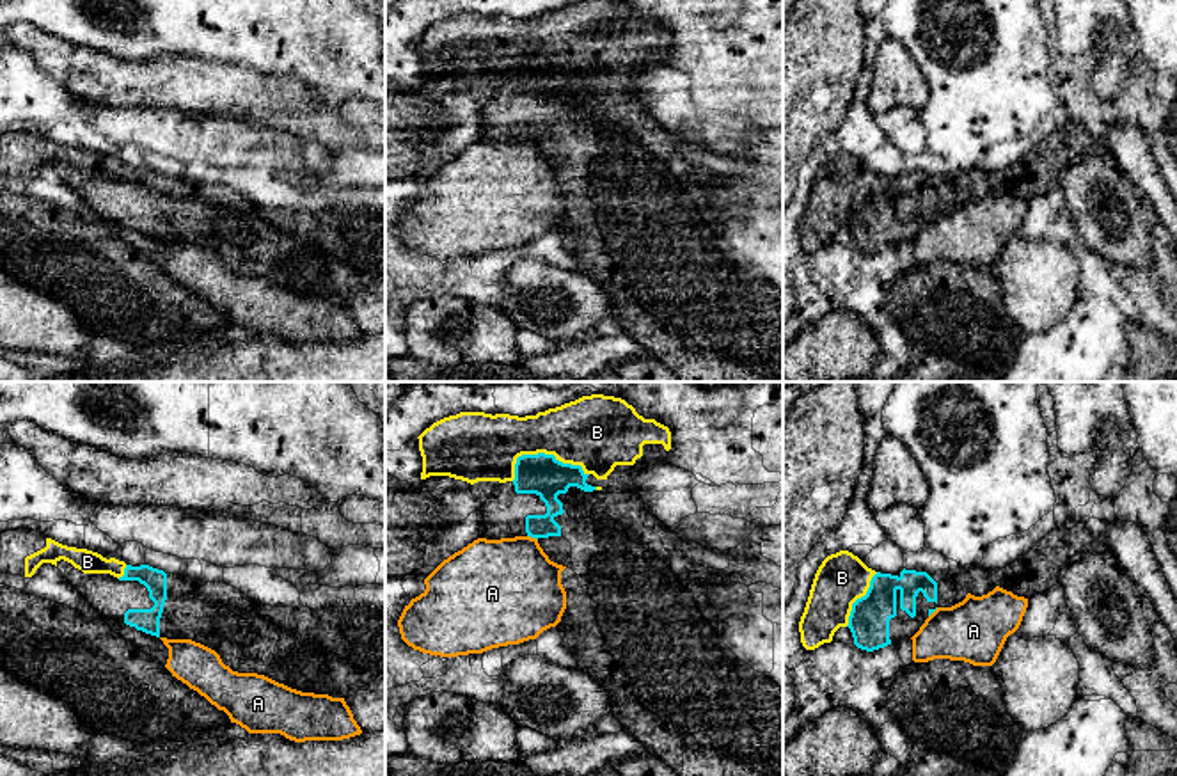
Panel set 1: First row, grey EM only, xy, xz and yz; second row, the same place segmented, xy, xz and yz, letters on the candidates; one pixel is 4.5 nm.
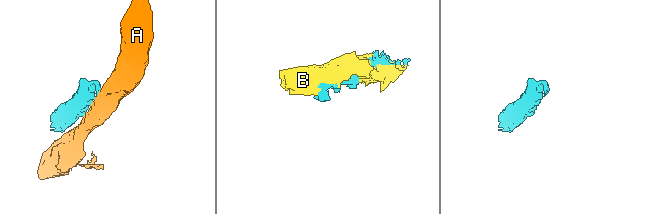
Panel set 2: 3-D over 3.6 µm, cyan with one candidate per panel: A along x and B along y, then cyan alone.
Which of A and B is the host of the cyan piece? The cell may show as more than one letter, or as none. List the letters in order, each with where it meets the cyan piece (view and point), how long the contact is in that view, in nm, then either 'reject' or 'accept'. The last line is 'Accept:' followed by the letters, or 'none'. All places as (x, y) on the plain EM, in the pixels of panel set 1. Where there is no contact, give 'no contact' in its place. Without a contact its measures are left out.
A: contact xz (533, 139); length 50 nm; reject
B: contact xz (542, 55); length 360 nm; reject
Accept: none

